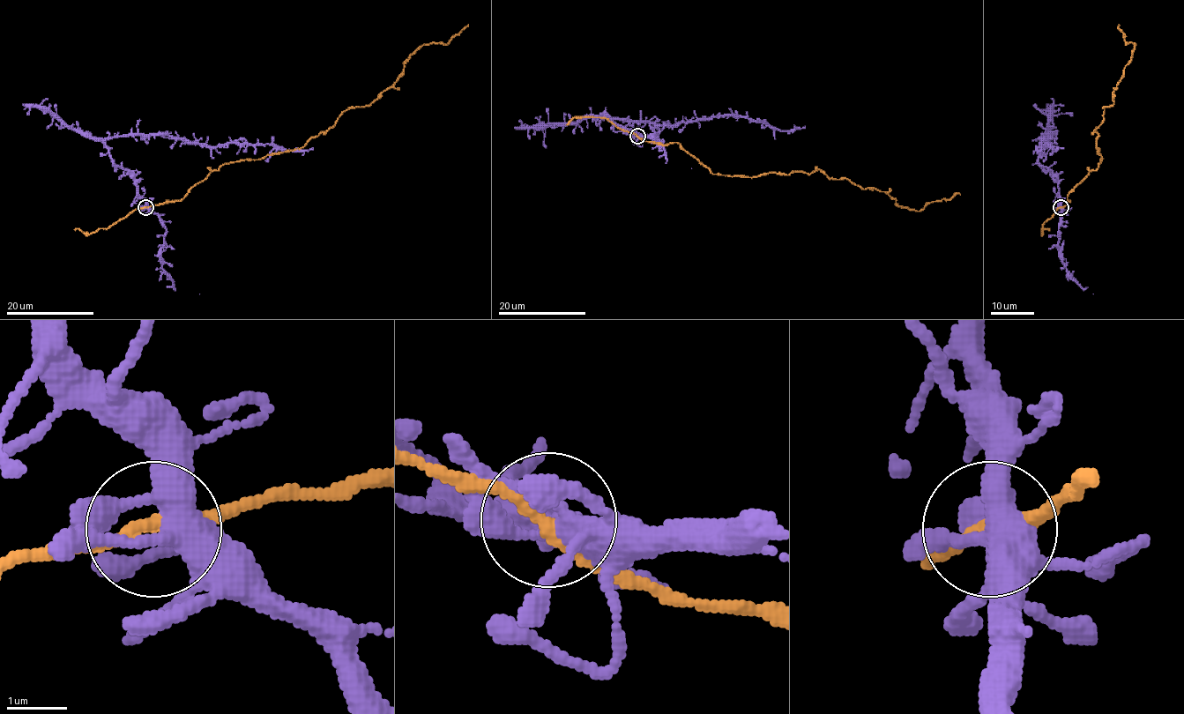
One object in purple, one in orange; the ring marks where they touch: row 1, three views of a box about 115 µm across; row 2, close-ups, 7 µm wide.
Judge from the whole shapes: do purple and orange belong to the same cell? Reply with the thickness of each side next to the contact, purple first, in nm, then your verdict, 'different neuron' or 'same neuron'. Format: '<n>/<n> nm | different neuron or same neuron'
400/200 nm | same neuron

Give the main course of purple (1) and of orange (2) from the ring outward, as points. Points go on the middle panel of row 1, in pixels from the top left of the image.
1: (637, 136), (627, 133), (606, 114), (598, 116), (677, 124), (721, 116), (742, 116), (781, 130), (805, 126)
2: (636, 136), (676, 142), (714, 174), (753, 177), (820, 169), (829, 178), (884, 191), (915, 211), (960, 194)

